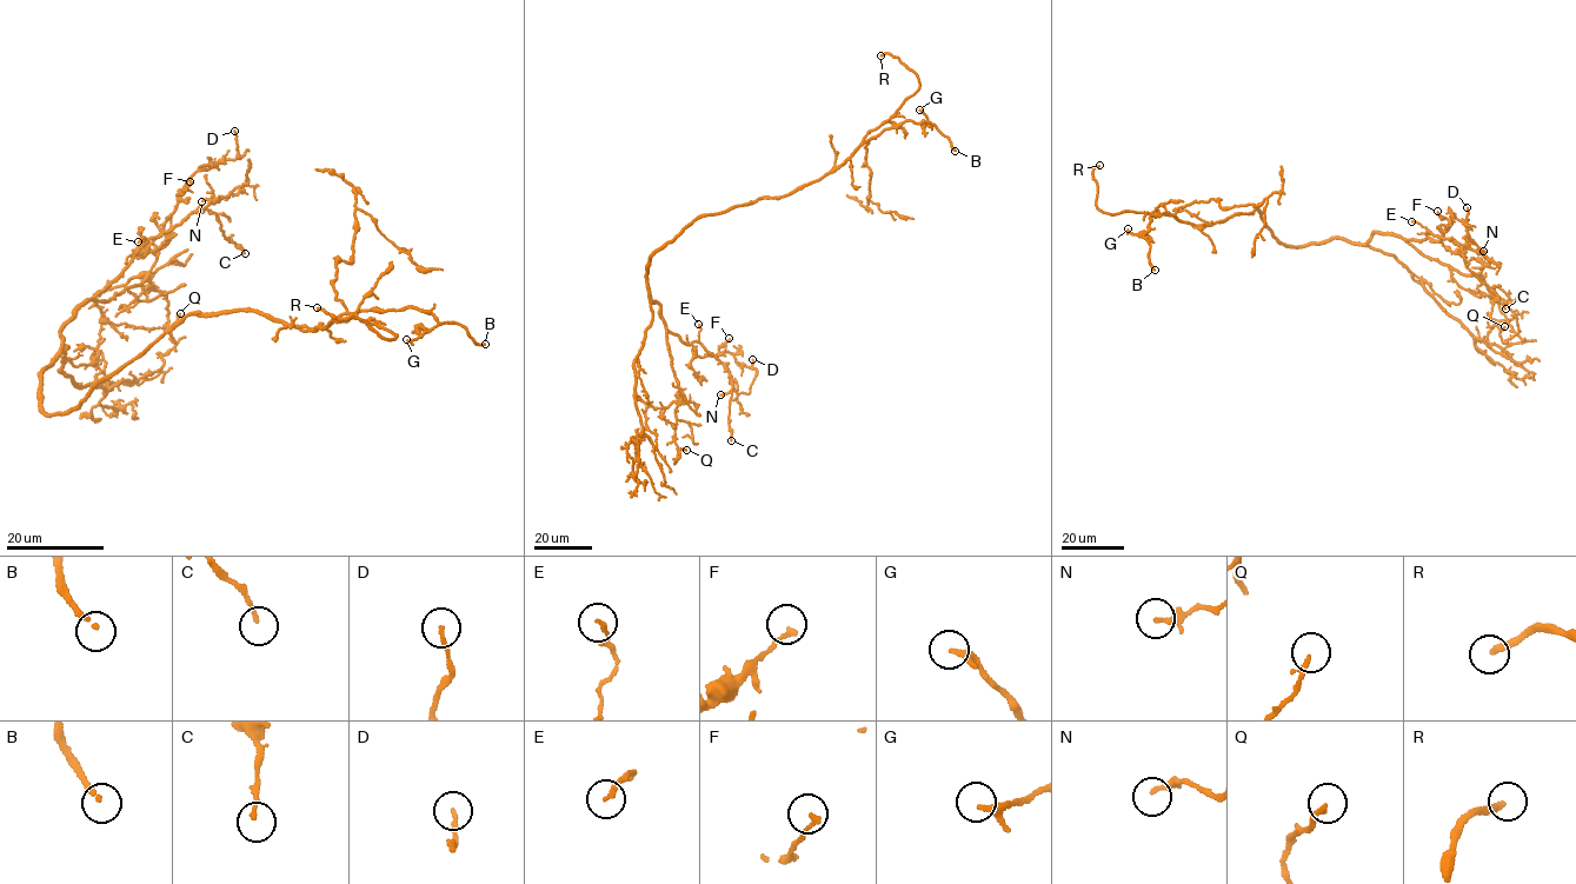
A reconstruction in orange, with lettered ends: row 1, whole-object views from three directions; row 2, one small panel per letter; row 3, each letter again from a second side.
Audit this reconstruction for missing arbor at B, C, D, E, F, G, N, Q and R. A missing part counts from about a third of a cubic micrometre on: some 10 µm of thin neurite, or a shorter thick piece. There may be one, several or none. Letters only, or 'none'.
B, G, R

